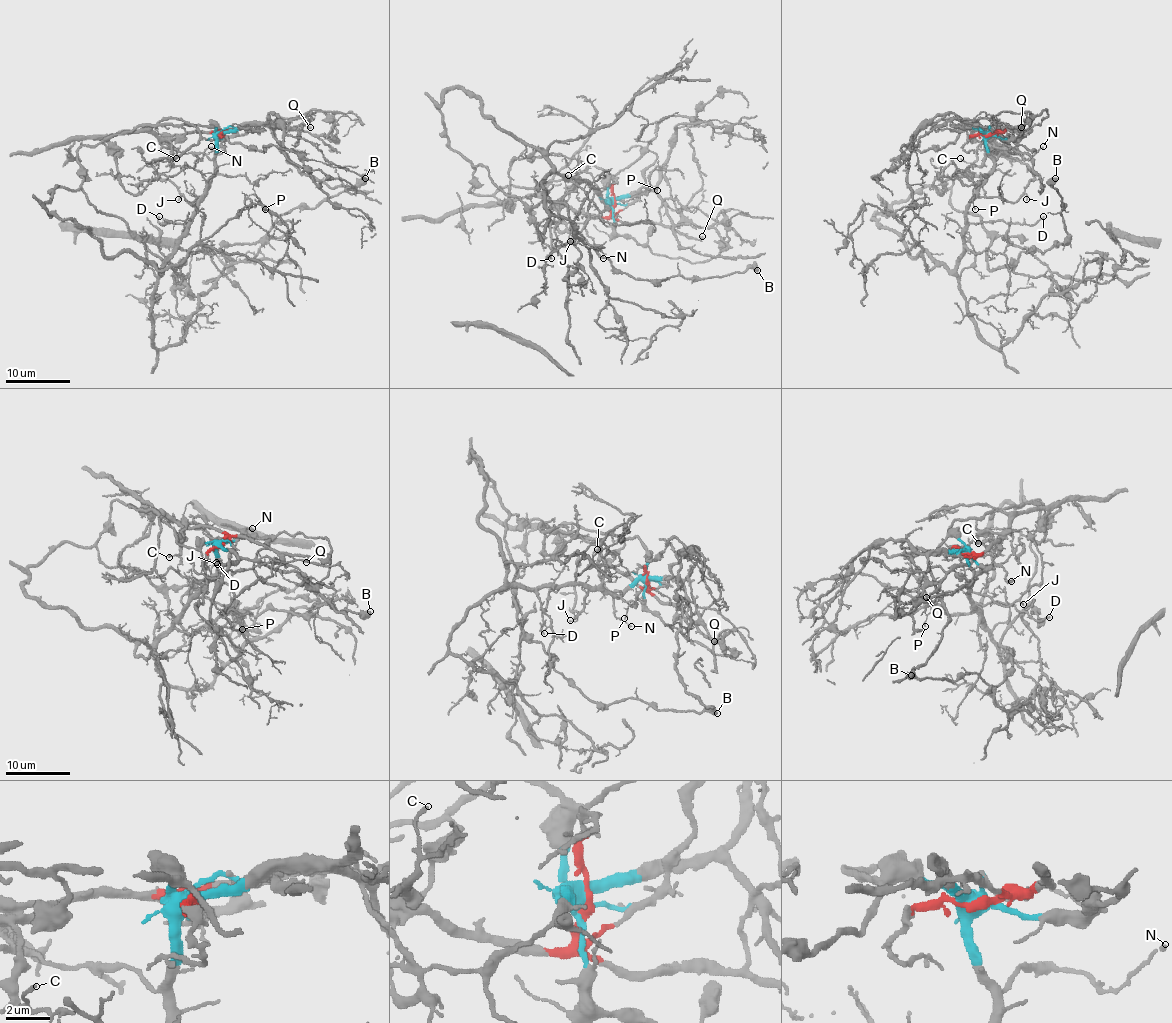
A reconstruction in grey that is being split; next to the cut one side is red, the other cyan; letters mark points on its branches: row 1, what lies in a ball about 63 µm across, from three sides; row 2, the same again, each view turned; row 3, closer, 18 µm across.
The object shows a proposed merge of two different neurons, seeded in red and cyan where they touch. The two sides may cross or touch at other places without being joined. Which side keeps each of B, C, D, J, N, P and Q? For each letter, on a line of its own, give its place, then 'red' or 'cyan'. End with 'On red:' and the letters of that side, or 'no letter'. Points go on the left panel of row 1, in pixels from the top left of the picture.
B: place (365, 178); cyan
C: place (176, 158); red
D: place (159, 216); cyan
J: place (178, 199); cyan
N: place (211, 146); cyan
P: place (265, 209); cyan
Q: place (310, 127); red
On red: C, Q

